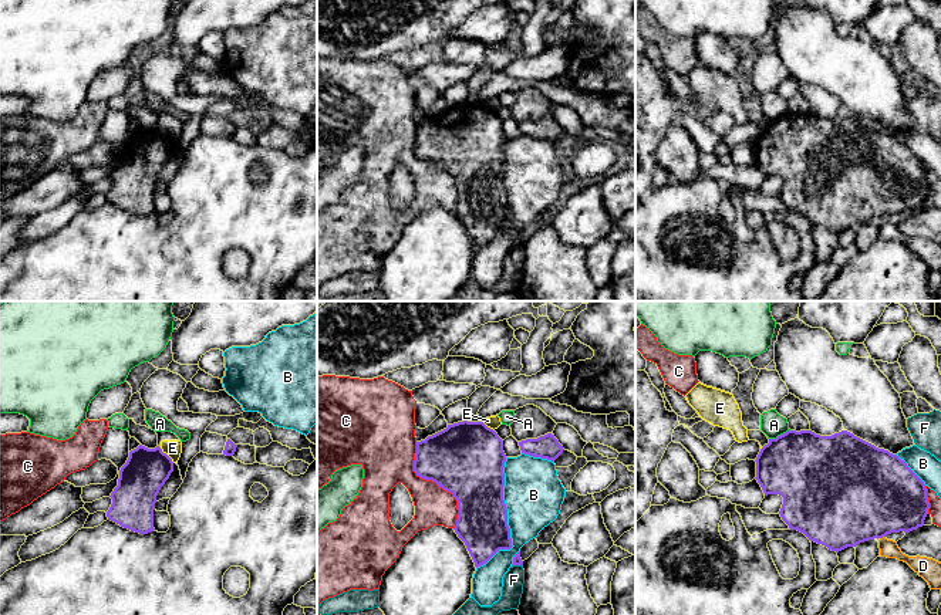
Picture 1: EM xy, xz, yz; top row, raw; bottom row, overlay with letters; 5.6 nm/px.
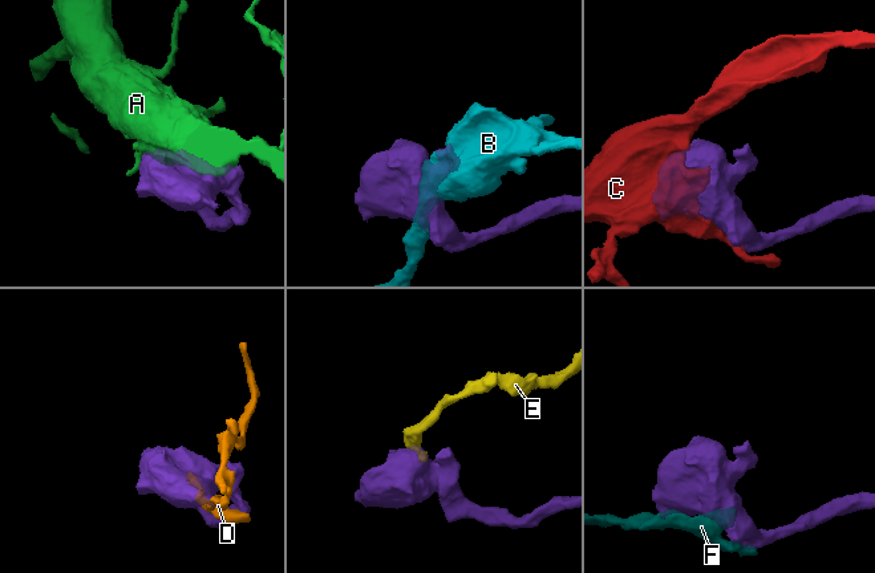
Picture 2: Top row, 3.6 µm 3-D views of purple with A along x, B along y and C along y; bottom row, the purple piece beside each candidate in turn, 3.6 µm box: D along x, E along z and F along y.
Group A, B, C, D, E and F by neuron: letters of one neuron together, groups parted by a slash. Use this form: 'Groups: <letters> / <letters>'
Groups: A / B / C / D / E / F

